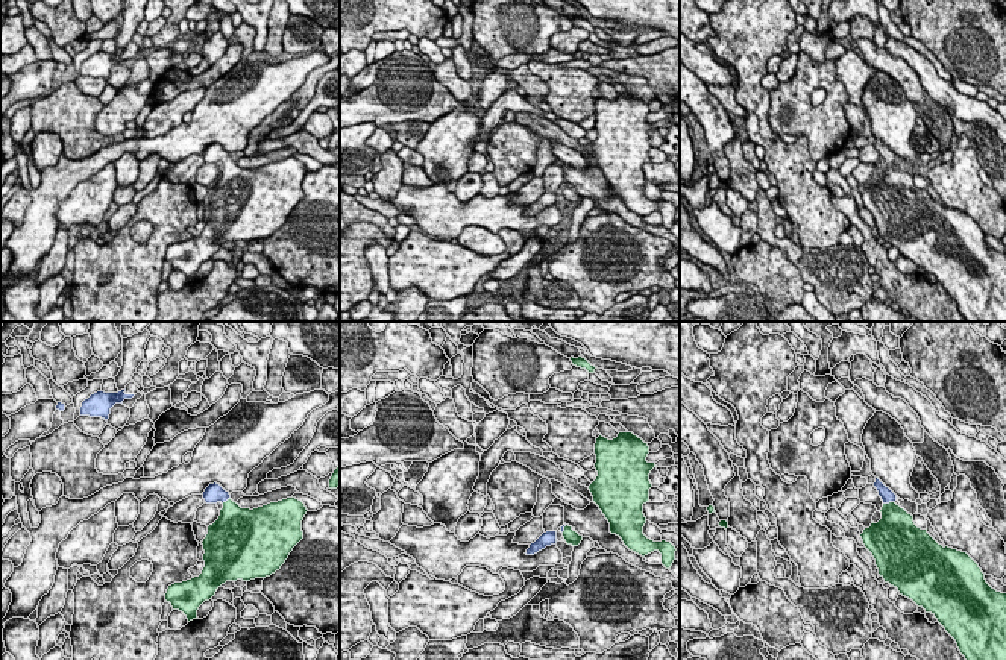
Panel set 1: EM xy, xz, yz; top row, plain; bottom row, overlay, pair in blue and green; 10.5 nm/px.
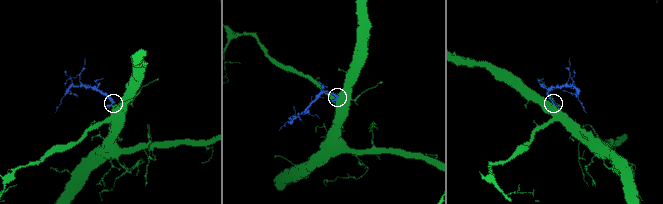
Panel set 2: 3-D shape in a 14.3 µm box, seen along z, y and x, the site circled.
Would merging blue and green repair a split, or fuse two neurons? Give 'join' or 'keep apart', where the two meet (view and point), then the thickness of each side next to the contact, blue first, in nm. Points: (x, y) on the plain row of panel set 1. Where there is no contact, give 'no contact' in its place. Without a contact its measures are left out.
join | yz (888, 163) | 140/340 nm

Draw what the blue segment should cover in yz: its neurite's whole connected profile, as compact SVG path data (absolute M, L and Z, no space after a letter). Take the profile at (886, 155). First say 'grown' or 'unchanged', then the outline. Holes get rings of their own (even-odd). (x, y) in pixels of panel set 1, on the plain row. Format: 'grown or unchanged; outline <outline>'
grown; outline M876 138L874 147L883 161L882 179L860 194L872 214L879 235L932 273L956 300L967 322L1006 322L1006 253L992 249L979 225L967 214L939 205L927 188L915 185L913 176L895 164L897 155Z

